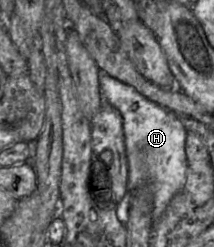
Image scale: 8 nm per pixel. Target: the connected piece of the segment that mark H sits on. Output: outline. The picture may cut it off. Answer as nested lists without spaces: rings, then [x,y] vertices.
[[[100,69],[98,81],[103,102],[114,107],[122,117],[128,167],[128,195],[141,187],[147,187],[151,191],[154,224],[162,216],[171,199],[183,190],[188,171],[185,153],[187,132],[172,113],[148,100],[132,86]]]

